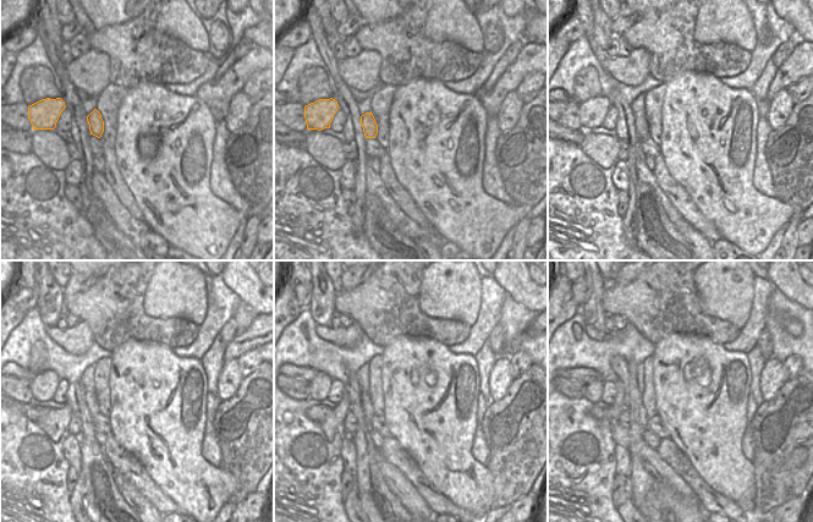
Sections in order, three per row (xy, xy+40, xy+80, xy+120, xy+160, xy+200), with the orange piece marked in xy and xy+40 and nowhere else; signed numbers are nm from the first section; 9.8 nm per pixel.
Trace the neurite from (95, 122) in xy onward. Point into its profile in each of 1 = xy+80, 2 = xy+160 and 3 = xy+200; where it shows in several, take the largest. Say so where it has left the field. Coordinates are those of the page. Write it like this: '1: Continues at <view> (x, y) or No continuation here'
1: Continues at xy+80 (641, 124)
2: Continues at xy+160 (366, 404)
3: Continues at xy+200 (641, 417)

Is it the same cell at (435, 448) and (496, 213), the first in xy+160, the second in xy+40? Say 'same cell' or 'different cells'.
same cell

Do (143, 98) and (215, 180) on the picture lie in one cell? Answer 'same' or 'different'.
different

